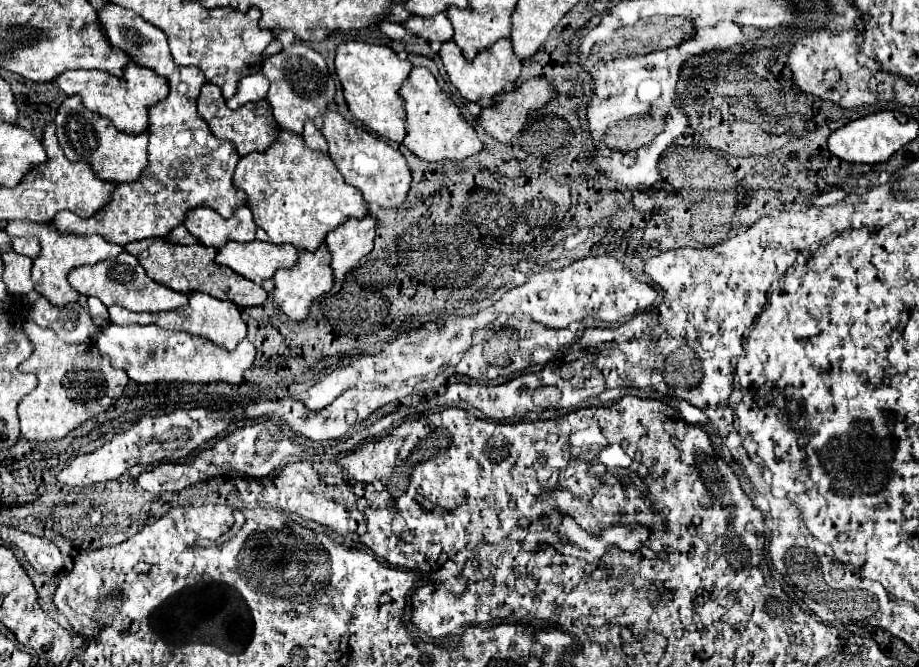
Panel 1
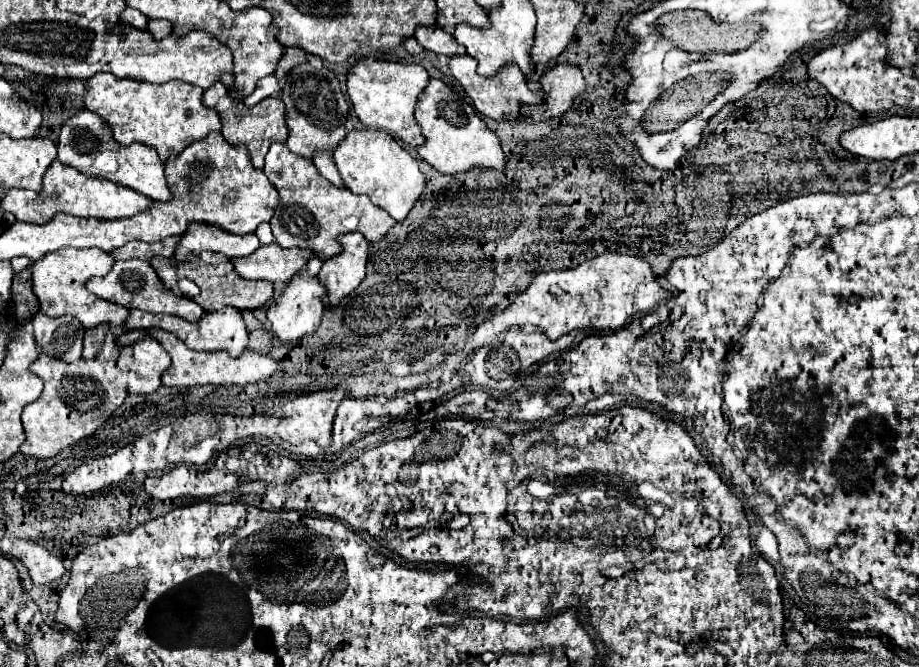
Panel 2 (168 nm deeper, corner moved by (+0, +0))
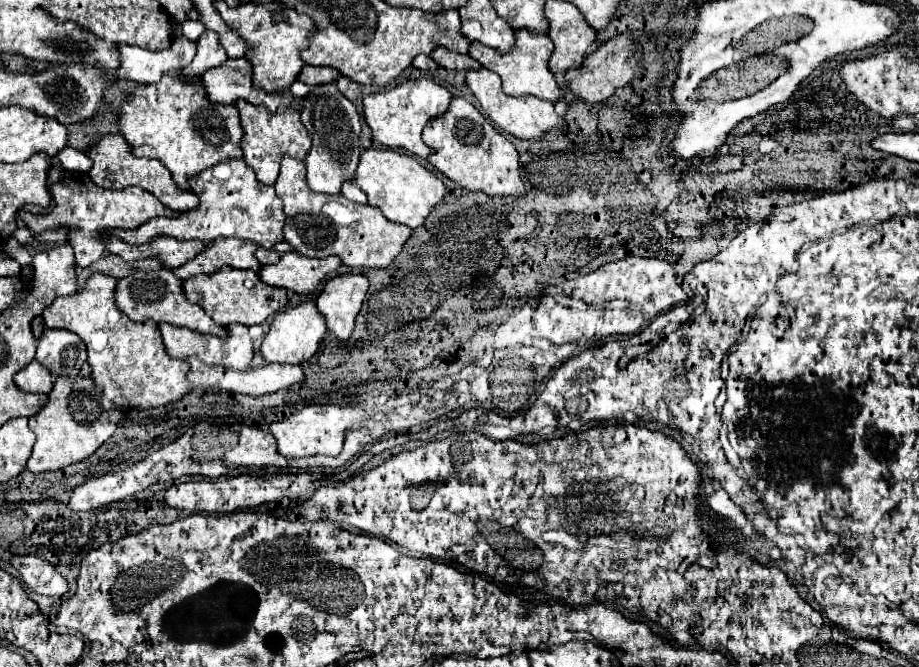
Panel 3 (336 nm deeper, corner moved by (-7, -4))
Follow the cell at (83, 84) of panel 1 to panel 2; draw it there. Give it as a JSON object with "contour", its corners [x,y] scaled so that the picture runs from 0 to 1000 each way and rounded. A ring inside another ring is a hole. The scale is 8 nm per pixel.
{"contour":[[[106,109],[103,115],[97,115],[92,121],[90,151],[97,166],[106,169],[114,184],[119,184],[123,208],[129,217],[140,217],[147,211],[164,217],[169,220],[175,241],[180,244],[182,235],[199,226],[199,220],[203,220],[206,214],[225,205],[227,196],[238,196],[238,172],[219,154],[219,142],[221,142],[221,133],[197,124],[197,121],[182,121],[177,127],[169,127],[169,124],[156,124],[156,121],[143,121],[143,118],[127,118],[121,109]]]}

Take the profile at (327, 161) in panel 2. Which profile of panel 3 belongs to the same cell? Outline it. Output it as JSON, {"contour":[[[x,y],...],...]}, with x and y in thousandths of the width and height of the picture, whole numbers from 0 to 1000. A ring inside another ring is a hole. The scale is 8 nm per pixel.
{"contour":[[[374,274],[372,277],[372,292],[376,295],[376,298],[381,298],[381,301],[385,301],[385,304],[398,304],[398,292],[392,286],[392,280],[387,277],[387,274]]]}

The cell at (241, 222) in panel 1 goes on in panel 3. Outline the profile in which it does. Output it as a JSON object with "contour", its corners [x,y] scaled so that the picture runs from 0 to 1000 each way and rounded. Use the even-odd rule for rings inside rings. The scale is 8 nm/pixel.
{"contour":[[[235,358],[231,367],[220,376],[211,391],[205,391],[198,403],[189,403],[189,412],[194,412],[198,421],[213,415],[213,412],[229,412],[239,406],[242,400],[255,400],[255,403],[274,403],[281,406],[283,394],[276,385],[279,367],[272,361],[261,358]]]}

